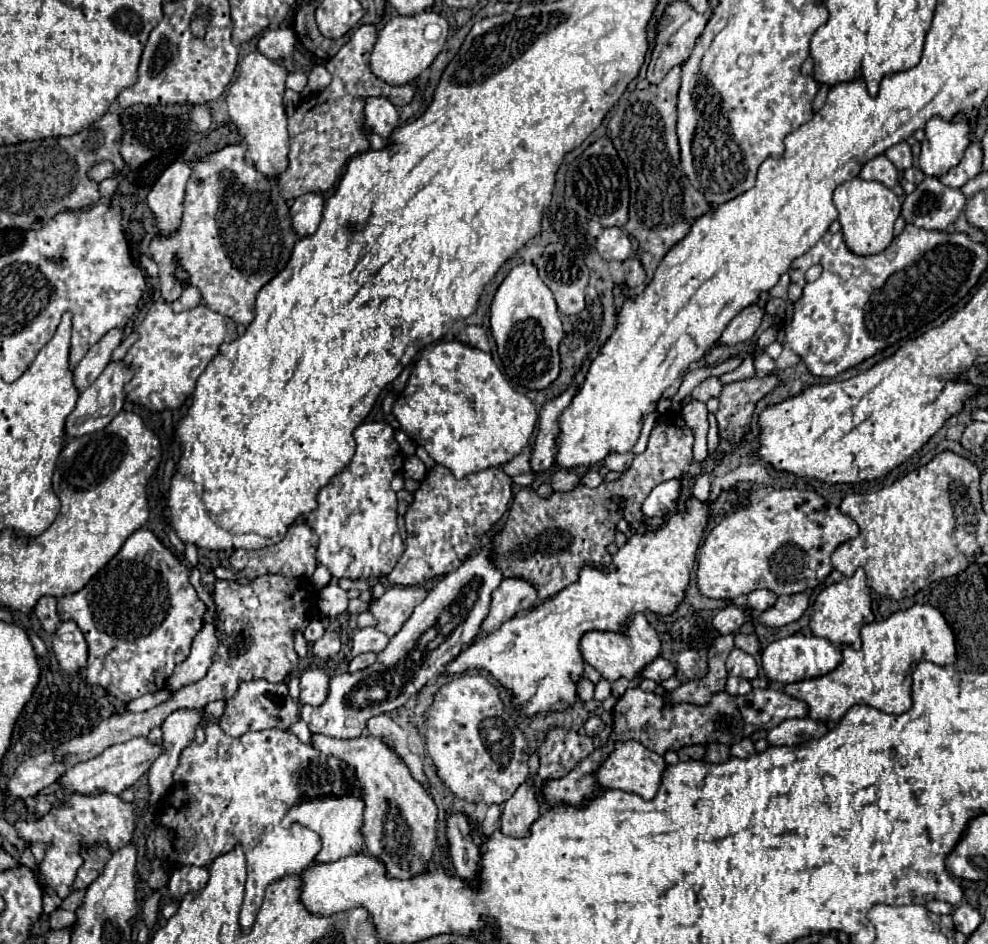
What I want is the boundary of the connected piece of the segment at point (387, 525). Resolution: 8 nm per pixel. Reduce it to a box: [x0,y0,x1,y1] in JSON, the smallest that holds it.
[303,422,405,580]

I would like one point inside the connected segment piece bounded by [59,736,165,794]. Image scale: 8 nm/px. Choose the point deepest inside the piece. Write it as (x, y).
(120, 766)

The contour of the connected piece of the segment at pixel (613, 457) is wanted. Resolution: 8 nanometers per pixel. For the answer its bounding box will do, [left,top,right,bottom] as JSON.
[603,452,633,470]

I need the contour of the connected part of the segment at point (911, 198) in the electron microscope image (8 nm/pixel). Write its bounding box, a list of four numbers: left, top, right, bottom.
[901,176,967,230]

